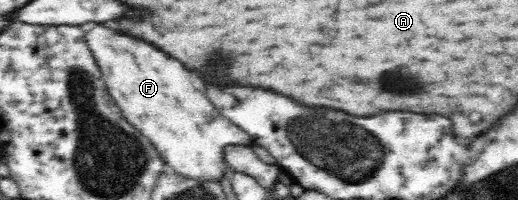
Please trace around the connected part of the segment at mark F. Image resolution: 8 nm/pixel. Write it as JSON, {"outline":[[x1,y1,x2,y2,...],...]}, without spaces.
{"outline":[[94,24,94,28,86,32,84,40,87,49,96,60,107,91,119,106,122,115,150,139,169,170,178,171,187,178,218,180,220,183,226,175,230,175,230,168,224,164,222,158,222,149,228,145,251,145,252,140,244,130,222,118,215,106,208,102,206,94,202,92,202,80,194,70,188,70,180,60,172,58,164,50,158,50,154,44,140,40,138,36,126,34,122,30,114,30,106,24]]}

